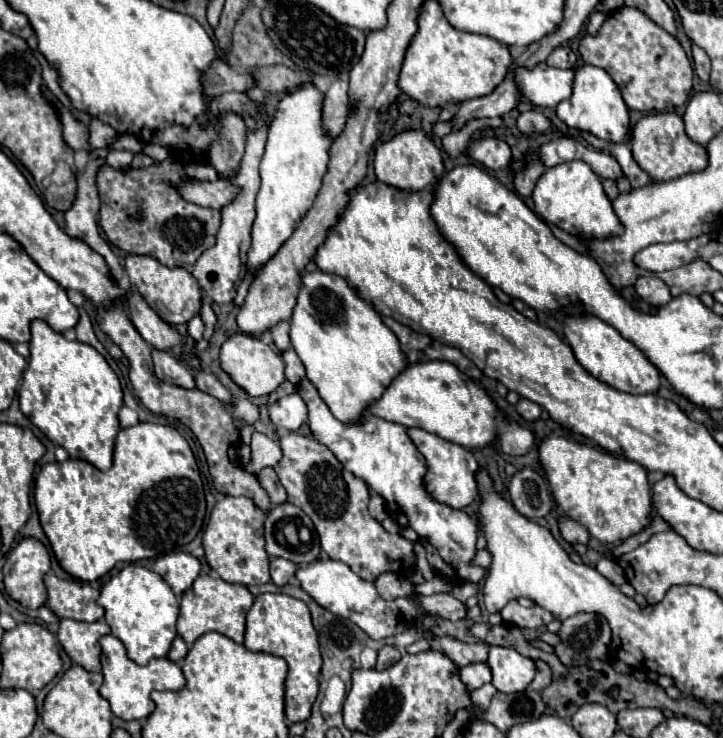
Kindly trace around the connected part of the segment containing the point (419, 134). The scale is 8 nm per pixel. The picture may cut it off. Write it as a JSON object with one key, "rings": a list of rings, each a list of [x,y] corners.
{"rings":[[[409,128],[399,134],[395,134],[391,140],[381,142],[375,148],[373,158],[377,180],[389,182],[389,186],[401,186],[401,190],[423,190],[435,186],[435,182],[445,172],[441,150],[435,146],[435,142],[423,132],[423,128]]]}

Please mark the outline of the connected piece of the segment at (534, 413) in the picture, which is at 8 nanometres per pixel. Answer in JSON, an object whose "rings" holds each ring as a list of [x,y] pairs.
{"rings":[[[521,398],[519,402],[517,402],[517,412],[519,412],[519,416],[523,418],[523,420],[527,420],[527,422],[533,422],[533,420],[537,420],[539,418],[539,414],[541,414],[541,406],[539,404],[535,404],[535,402],[531,402],[531,400],[527,400],[527,398]]]}

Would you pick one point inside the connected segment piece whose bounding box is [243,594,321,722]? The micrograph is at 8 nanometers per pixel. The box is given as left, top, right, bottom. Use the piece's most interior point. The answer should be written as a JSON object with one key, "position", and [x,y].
{"position":[277,624]}

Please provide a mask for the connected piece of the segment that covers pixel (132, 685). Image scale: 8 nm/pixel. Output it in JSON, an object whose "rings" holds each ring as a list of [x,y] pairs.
{"rings":[[[107,634],[101,636],[101,666],[103,666],[103,686],[99,688],[99,694],[111,704],[111,712],[121,720],[143,720],[147,718],[155,706],[149,694],[153,690],[181,690],[185,686],[185,676],[181,668],[175,662],[169,662],[169,658],[153,658],[149,664],[139,666],[137,662],[127,658],[125,646],[119,638]]]}

